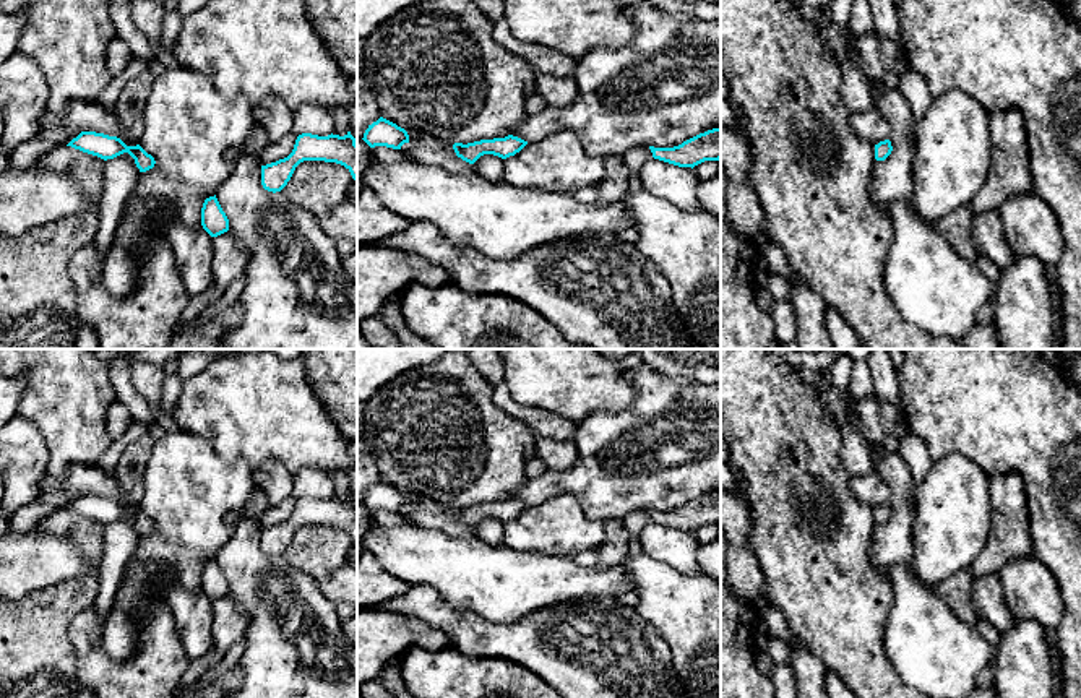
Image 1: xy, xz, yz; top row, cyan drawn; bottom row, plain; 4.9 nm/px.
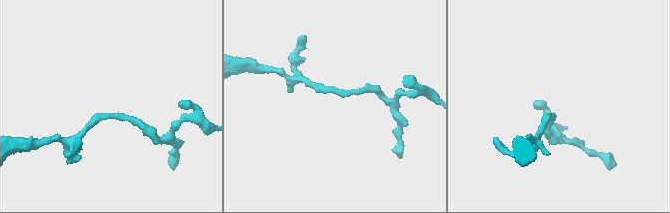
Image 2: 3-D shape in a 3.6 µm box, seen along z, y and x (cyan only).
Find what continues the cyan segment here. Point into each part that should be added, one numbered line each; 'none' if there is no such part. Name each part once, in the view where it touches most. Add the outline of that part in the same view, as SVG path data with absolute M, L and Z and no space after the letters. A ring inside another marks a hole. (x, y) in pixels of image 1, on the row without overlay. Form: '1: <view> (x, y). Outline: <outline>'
none

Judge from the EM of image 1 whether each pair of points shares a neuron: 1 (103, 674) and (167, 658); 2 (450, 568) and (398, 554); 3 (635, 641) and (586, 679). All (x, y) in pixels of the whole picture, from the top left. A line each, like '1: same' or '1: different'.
1: same
2: same
3: same

